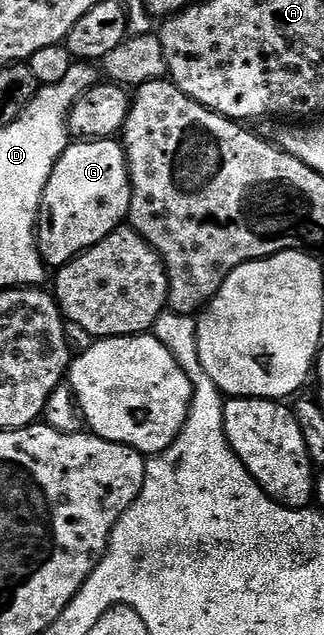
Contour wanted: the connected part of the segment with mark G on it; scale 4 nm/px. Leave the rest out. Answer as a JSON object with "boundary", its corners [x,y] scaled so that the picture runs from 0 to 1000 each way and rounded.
{"boundary":[[[361,217],[259,219],[228,222],[198,235],[173,254],[160,276],[136,296],[123,317],[117,356],[117,397],[145,422],[176,424],[256,402],[284,386],[321,380],[352,362],[392,350],[401,337],[401,268],[389,258],[389,236]]]}

